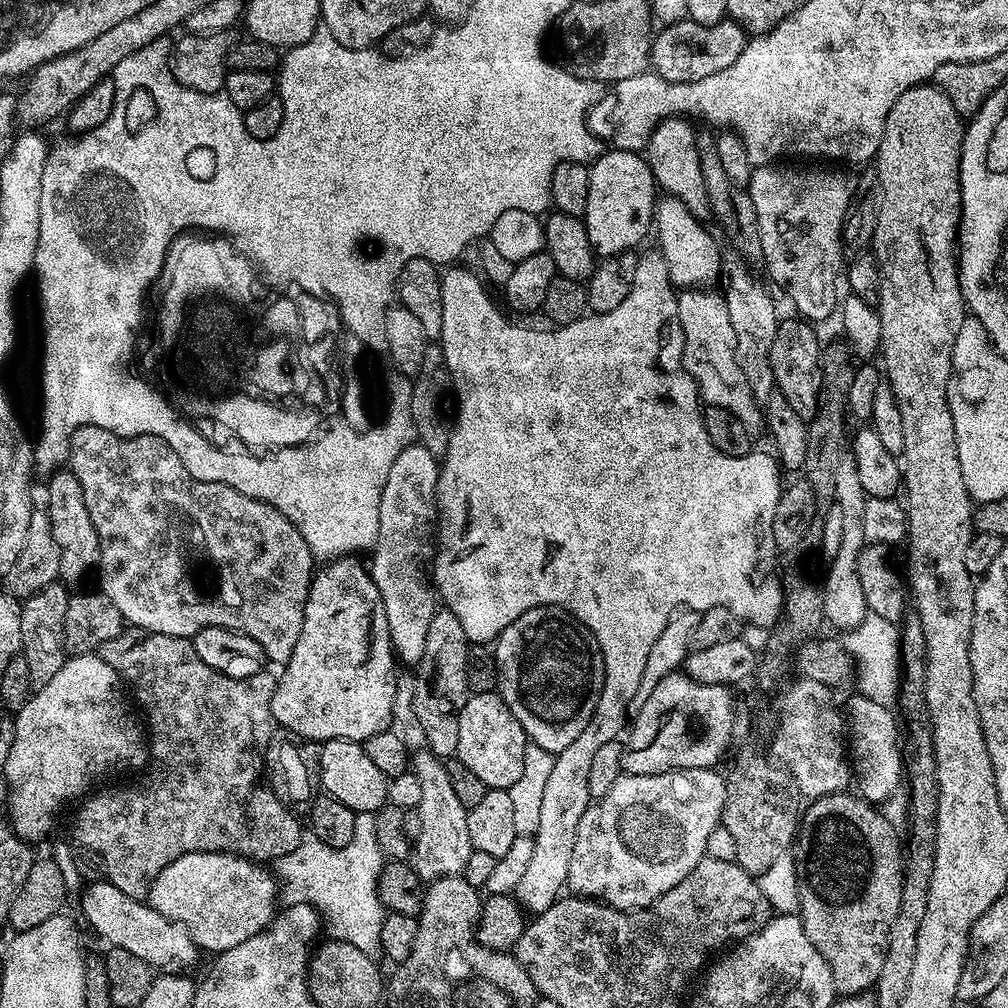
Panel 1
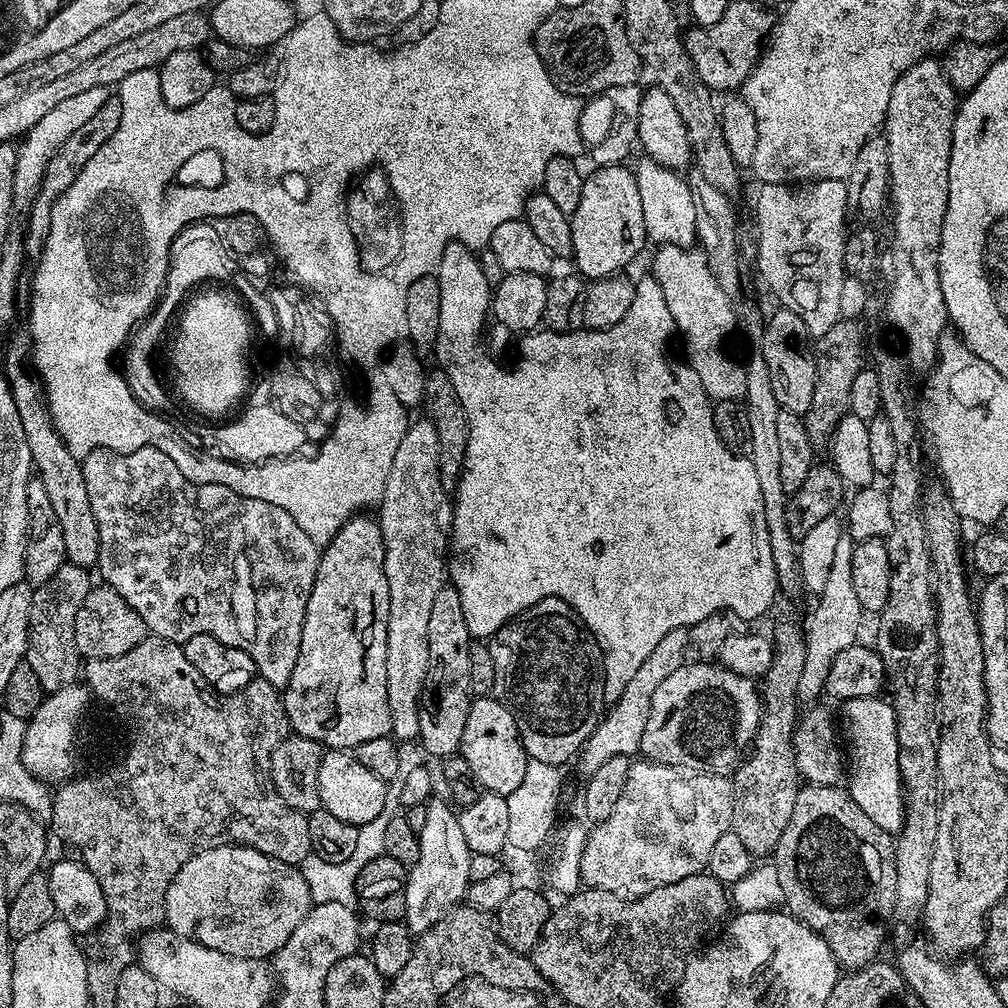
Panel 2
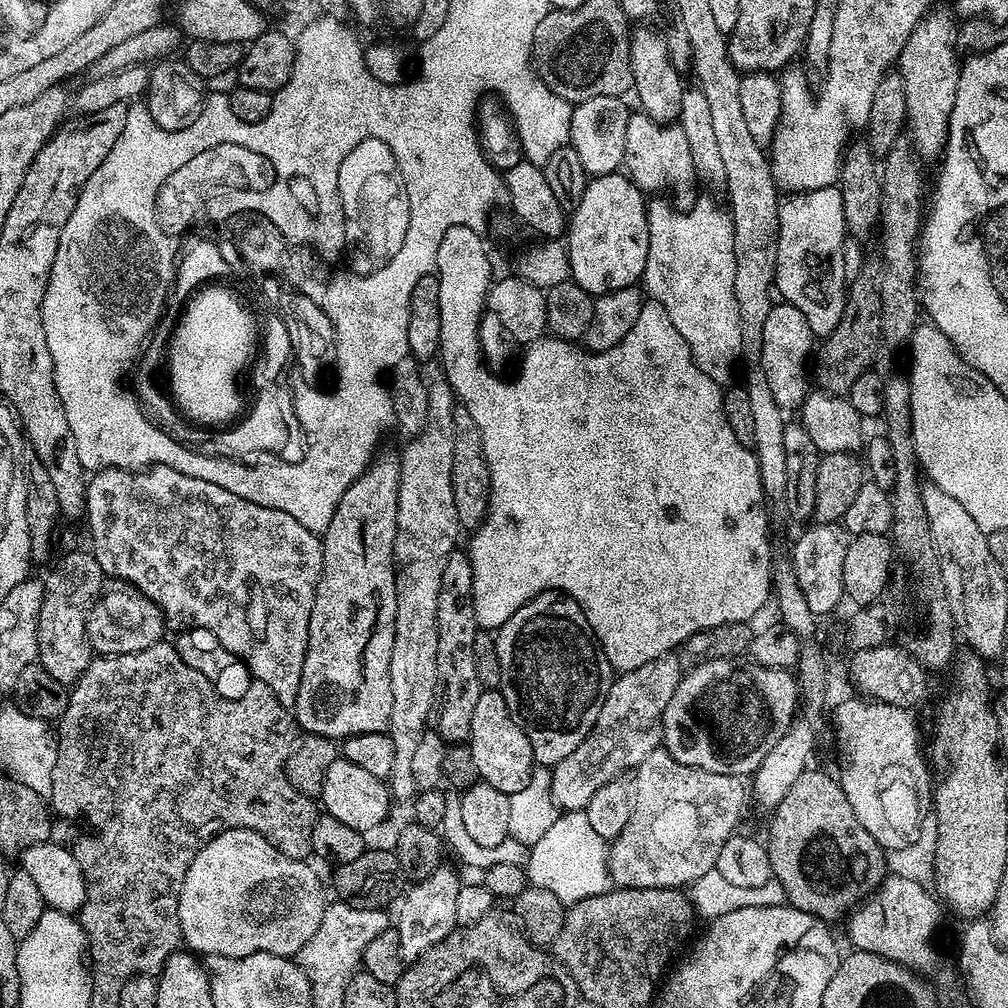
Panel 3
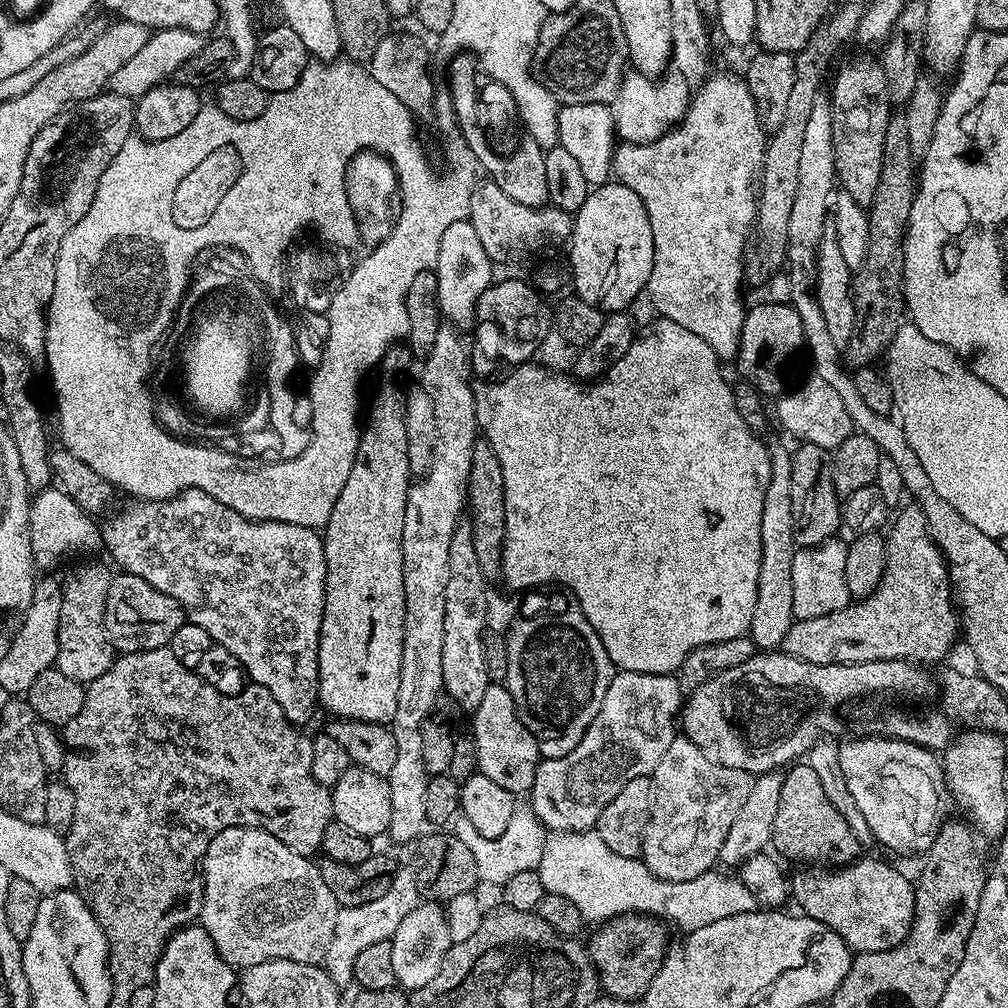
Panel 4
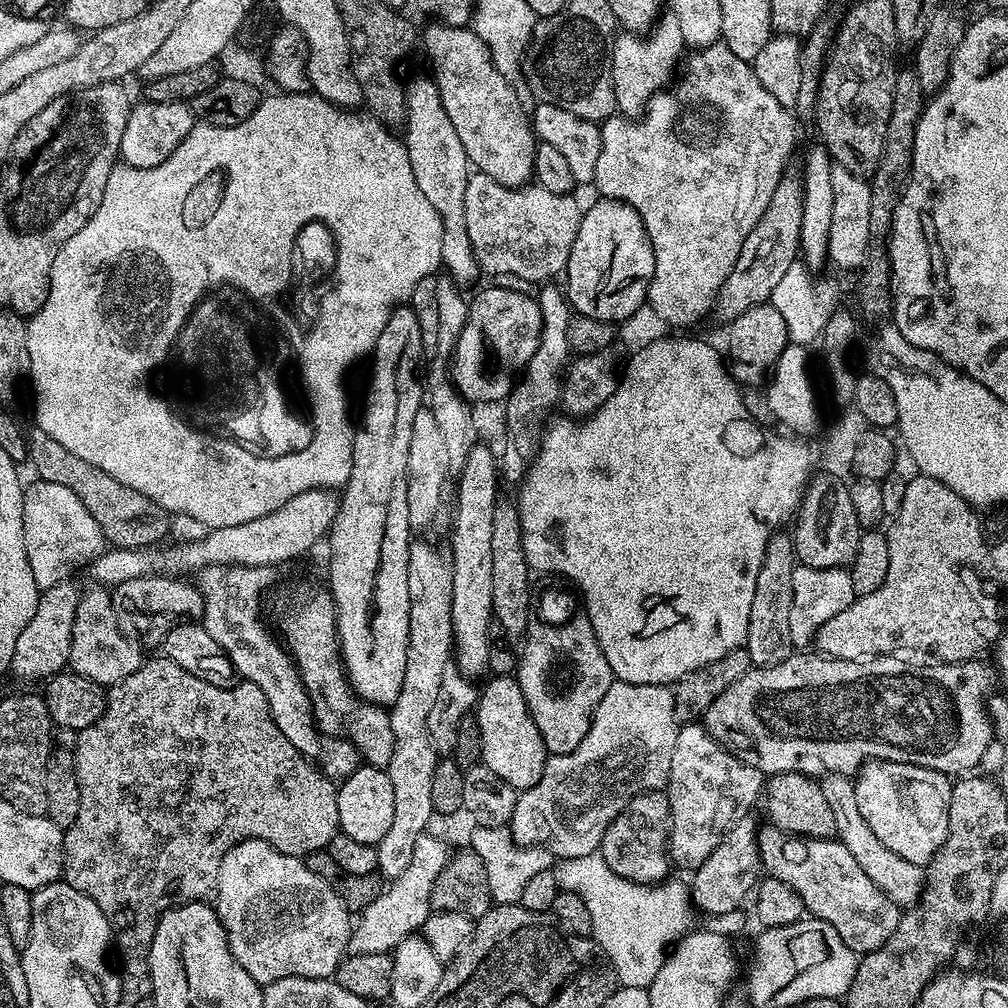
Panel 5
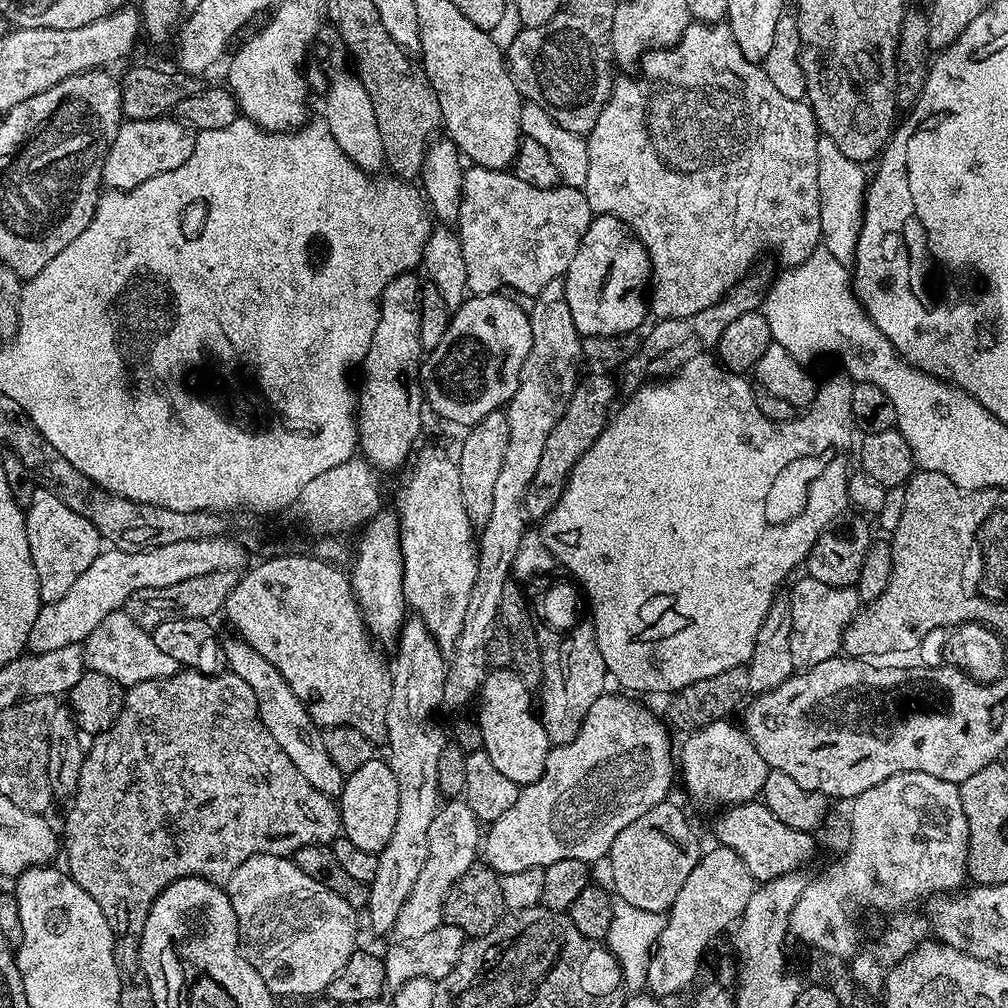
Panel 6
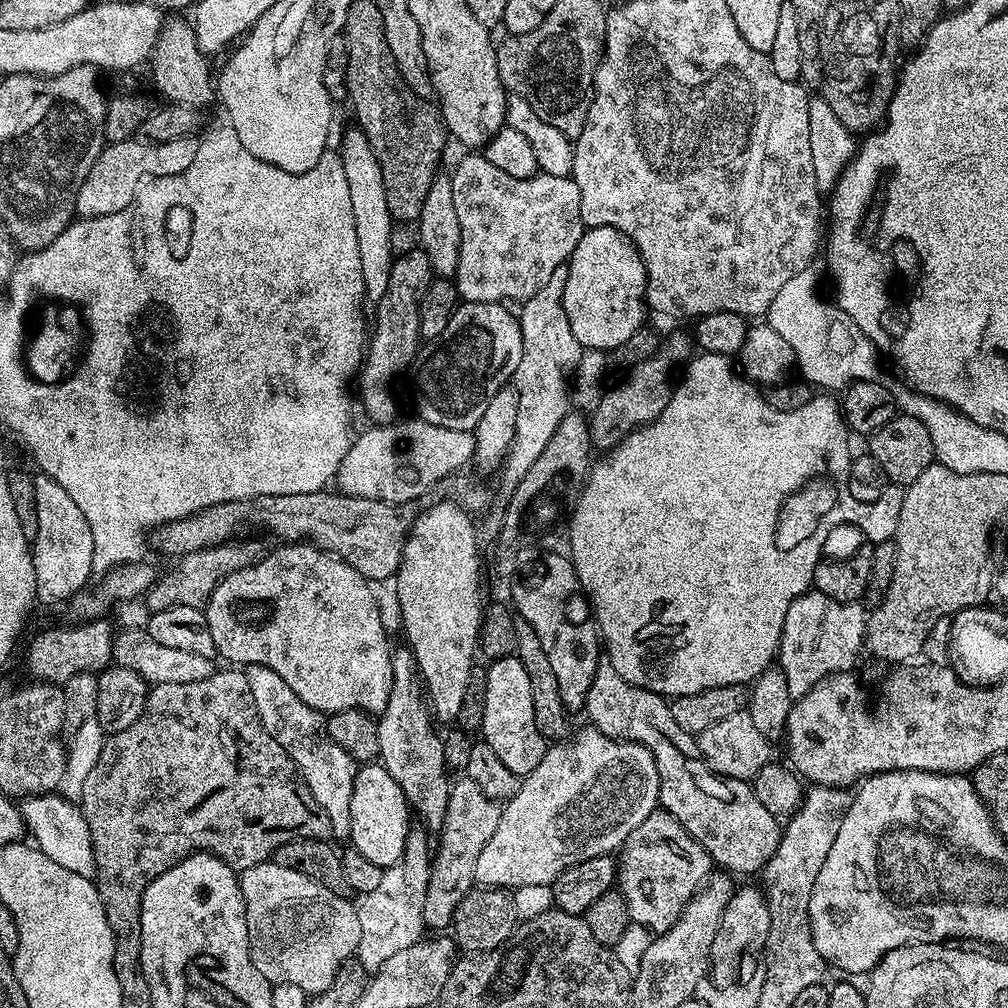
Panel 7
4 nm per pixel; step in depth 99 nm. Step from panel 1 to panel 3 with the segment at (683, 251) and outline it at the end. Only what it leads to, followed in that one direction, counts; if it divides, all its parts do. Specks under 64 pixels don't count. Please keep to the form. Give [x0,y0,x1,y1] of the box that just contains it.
[623,110,697,194]

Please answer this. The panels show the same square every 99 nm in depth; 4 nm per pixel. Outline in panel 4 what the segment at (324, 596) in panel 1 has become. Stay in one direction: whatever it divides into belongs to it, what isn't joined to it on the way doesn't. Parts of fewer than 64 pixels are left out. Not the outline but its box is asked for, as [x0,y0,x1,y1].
[318,384,412,725]

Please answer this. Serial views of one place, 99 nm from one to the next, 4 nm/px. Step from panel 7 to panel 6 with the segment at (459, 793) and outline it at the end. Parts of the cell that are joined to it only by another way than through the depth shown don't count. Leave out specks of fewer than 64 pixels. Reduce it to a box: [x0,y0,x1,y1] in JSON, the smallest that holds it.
[390,798,482,941]

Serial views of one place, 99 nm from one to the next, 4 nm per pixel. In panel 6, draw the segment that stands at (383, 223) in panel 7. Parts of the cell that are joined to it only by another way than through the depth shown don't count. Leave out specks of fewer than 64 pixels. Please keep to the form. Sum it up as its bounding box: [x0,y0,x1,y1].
[322,38,385,173]

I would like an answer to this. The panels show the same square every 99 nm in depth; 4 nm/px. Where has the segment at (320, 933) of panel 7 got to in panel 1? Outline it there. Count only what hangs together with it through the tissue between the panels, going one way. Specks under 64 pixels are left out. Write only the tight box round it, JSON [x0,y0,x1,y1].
[146,852,278,954]

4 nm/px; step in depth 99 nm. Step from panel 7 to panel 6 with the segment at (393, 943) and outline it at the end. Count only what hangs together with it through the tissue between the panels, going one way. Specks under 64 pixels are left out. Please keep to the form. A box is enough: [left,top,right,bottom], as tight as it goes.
[368,618,446,933]

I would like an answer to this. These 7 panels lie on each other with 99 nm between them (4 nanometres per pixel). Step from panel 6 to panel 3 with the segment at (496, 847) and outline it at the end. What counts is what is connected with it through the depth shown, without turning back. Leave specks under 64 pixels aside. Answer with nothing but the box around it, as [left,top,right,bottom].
[550,654,681,810]

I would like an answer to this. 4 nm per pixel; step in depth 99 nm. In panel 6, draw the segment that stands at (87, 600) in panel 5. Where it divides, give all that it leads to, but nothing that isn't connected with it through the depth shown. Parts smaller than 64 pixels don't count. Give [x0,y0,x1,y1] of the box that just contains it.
[82,610,181,689]

